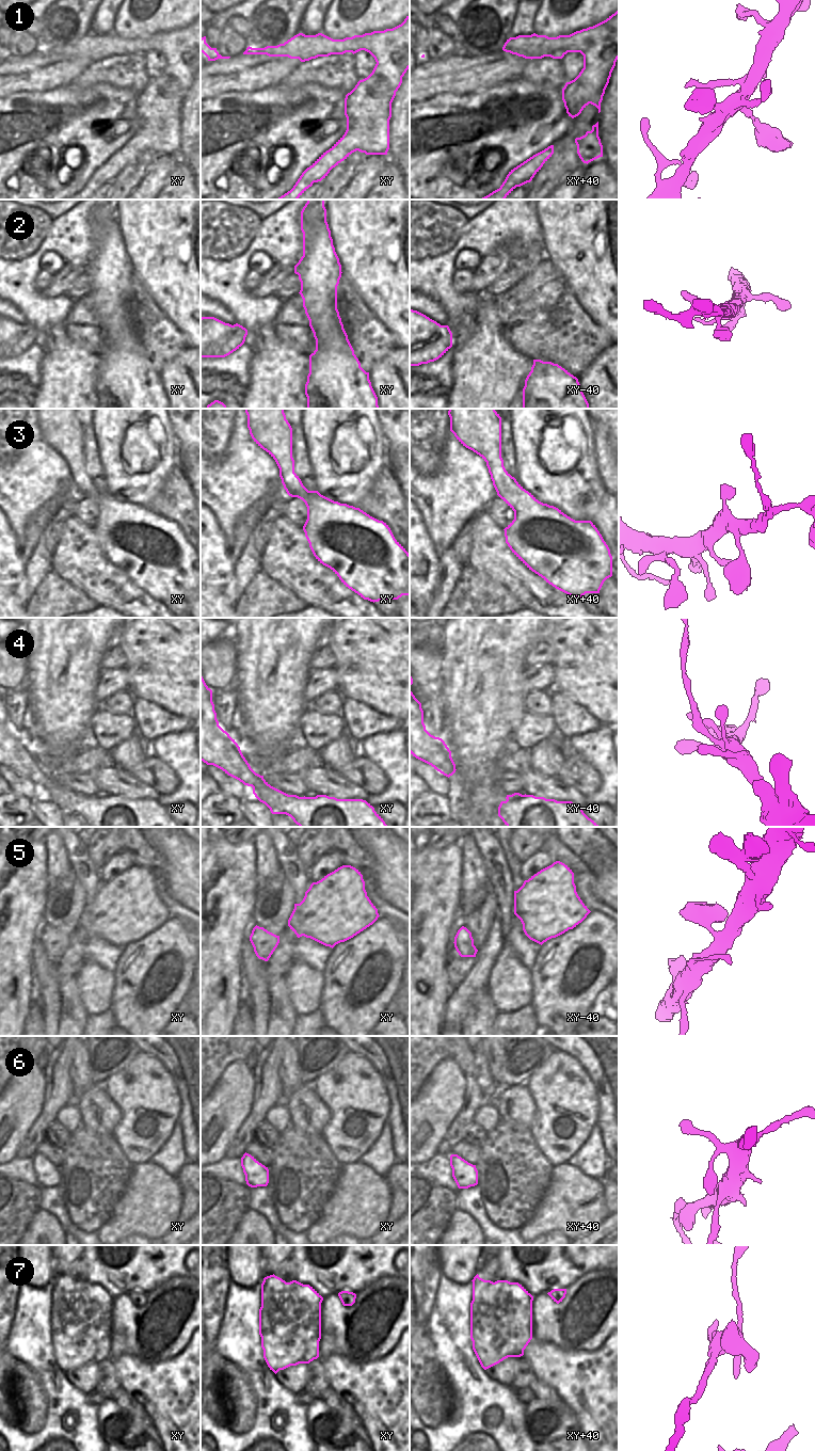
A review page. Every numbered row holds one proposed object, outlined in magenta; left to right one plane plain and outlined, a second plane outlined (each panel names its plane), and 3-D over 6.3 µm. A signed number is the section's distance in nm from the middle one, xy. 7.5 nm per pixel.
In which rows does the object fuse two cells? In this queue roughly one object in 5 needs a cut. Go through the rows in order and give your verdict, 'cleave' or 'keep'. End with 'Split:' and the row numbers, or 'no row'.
1: keep
2: keep
3: keep
4: keep
5: keep
6: keep
7: cleave
Split: 7

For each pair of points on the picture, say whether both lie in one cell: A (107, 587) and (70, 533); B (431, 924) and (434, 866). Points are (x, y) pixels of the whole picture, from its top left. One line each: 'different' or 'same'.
A: same
B: same

